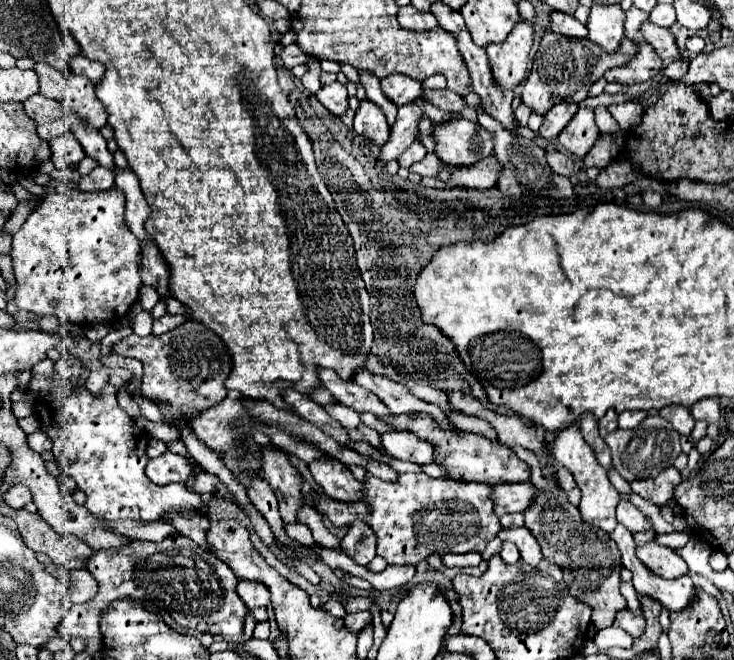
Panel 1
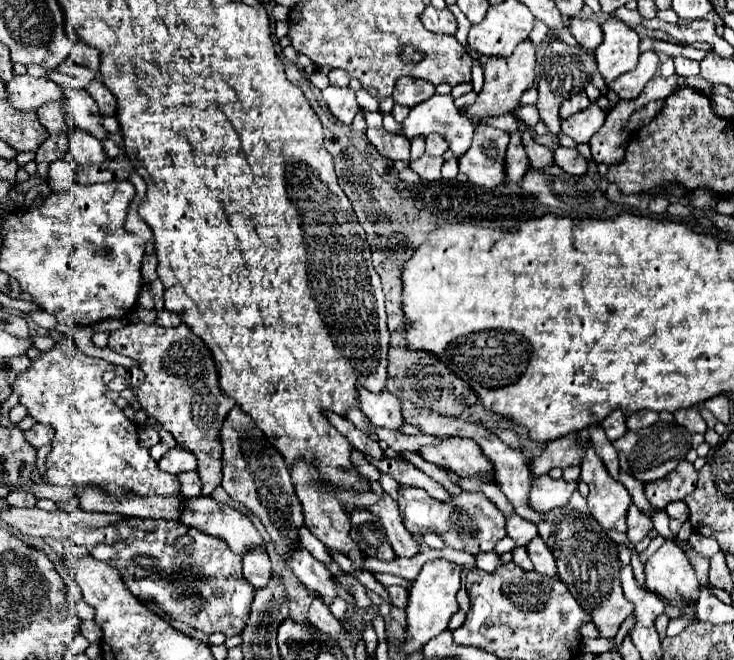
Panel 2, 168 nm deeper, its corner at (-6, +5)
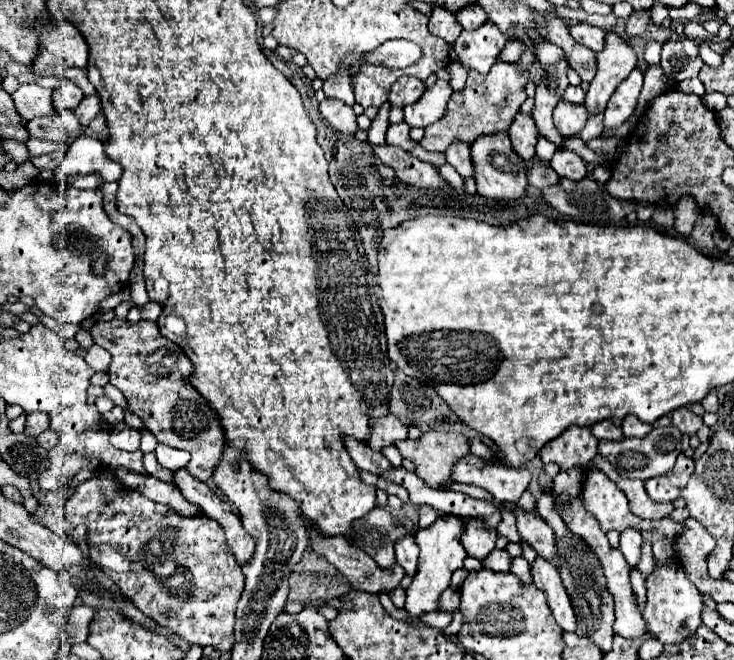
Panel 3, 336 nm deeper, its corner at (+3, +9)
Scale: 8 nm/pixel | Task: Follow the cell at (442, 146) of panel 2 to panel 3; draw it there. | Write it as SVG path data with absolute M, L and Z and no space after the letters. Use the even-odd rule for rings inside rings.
M501 60L495 62L487 76L471 70L465 88L461 92L451 94L445 116L425 128L425 138L421 140L421 146L427 152L445 152L447 146L455 140L461 140L467 146L471 146L471 142L475 142L475 138L483 134L507 132L507 128L515 120L515 114L527 98L523 92L527 80L529 76L525 72L519 74L517 64L507 64Z

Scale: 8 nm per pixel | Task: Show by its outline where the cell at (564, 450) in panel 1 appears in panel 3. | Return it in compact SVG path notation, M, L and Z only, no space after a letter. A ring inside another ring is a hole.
M593 468L589 470L587 480L585 480L585 484L583 484L581 498L583 498L583 502L585 502L585 508L591 510L591 512L595 514L595 518L599 520L599 526L601 526L603 532L609 532L609 530L621 532L621 530L627 530L627 528L635 528L635 530L639 530L640 532L657 530L657 532L661 532L661 534L667 536L667 538L675 538L675 536L679 534L679 526L681 526L681 524L675 524L675 520L671 520L671 518L644 520L633 516L631 510L629 510L629 504L627 504L625 494L623 494L623 492L615 486L615 482L611 482L601 470L593 470Z

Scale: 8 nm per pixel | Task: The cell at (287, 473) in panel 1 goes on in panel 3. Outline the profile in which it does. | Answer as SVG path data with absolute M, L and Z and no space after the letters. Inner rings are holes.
M311 530L309 540L311 540L311 548L313 548L317 554L325 556L325 558L349 580L349 584L351 584L355 590L363 590L363 592L371 592L371 594L381 594L381 592L389 594L391 590L395 590L395 588L401 584L401 580L403 580L403 576L405 576L405 570L403 570L399 564L395 564L395 566L391 566L391 568L381 568L381 566L377 566L377 562L375 562L371 556L367 556L367 552L363 552L363 550L351 546L345 536L325 538L325 536L321 536L319 532Z

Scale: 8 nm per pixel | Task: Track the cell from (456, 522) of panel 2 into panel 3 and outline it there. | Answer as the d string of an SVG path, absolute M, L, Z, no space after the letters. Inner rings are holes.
M463 520L465 522L465 532L463 532L463 546L469 556L483 560L491 550L495 550L495 540L497 532L487 530L479 520Z

